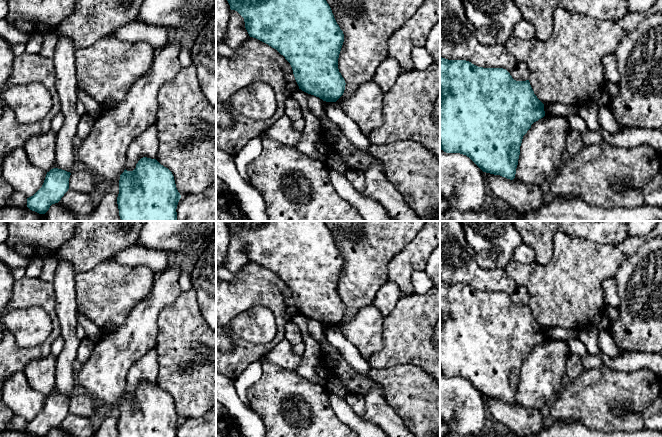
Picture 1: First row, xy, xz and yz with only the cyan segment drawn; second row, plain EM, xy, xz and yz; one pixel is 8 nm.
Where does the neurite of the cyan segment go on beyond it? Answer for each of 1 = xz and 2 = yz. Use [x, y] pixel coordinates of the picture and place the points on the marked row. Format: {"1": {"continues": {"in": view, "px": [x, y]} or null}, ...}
{"1": {"continues": null}, "2": {"continues": null}}

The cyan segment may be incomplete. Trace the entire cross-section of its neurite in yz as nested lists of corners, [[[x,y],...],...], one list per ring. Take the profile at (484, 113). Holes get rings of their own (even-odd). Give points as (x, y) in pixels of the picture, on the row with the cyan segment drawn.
[[[440,57],[440,149],[446,153],[460,153],[469,157],[483,172],[500,175],[513,180],[516,174],[520,146],[523,136],[531,128],[531,125],[545,116],[544,104],[537,98],[529,80],[516,81],[510,73],[503,68],[478,67],[466,60],[448,60]]]

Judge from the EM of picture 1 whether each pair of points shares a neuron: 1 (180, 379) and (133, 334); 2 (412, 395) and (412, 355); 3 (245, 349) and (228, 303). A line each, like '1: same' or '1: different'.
1: different
2: different
3: same

